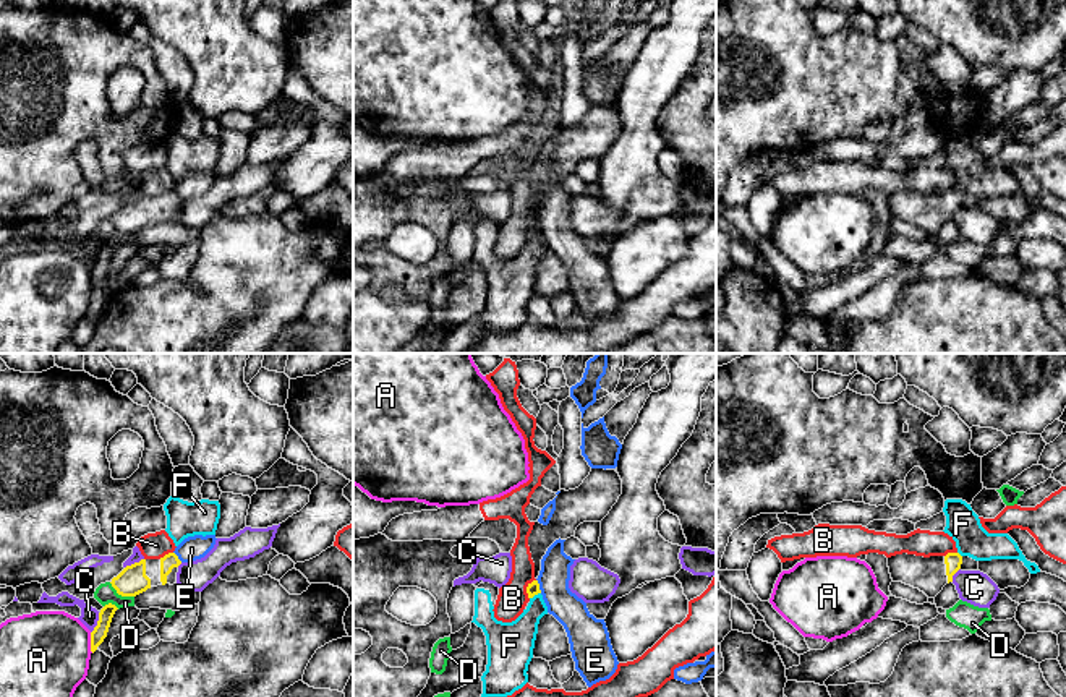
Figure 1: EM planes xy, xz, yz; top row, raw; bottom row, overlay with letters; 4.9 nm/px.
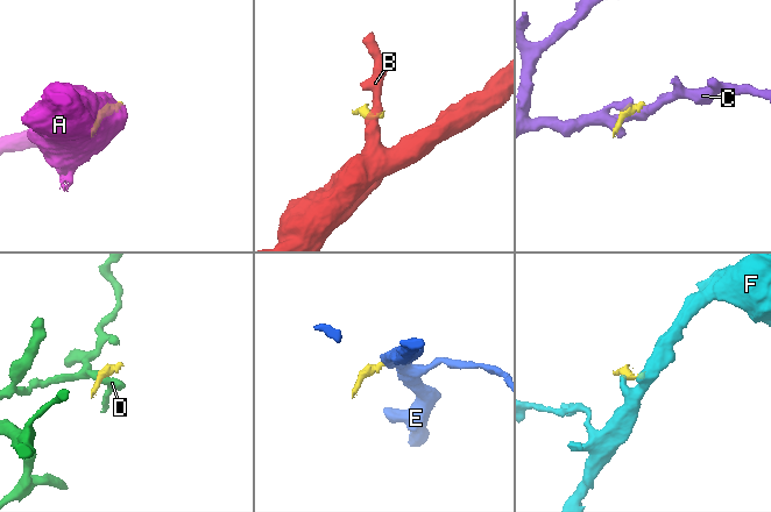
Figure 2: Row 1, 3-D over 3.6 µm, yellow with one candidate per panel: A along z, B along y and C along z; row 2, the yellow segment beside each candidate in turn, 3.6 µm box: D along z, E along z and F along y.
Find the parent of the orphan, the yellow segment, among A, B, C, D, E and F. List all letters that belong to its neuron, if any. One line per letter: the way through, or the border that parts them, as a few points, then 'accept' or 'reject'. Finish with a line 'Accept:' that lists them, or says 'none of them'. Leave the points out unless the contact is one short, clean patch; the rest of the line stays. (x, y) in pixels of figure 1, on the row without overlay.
A: reject
B: border xz (535, 216), (527, 224), (528, 235); reject
C: reject
D: border xy (109, 219), (119, 230), (133, 234); reject
E: border xz (537, 216), (541, 229); reject
F: border xz (540, 229), (530, 235); reject
Accept: none of them

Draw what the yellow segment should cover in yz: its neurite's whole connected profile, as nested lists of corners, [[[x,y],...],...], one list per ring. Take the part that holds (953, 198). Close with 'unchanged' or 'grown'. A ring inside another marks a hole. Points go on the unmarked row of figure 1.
[[[902,190],[888,195],[888,204],[893,219],[902,219],[935,235],[946,220],[953,219],[959,206],[979,207],[979,198],[959,190],[930,195]]] | grown

